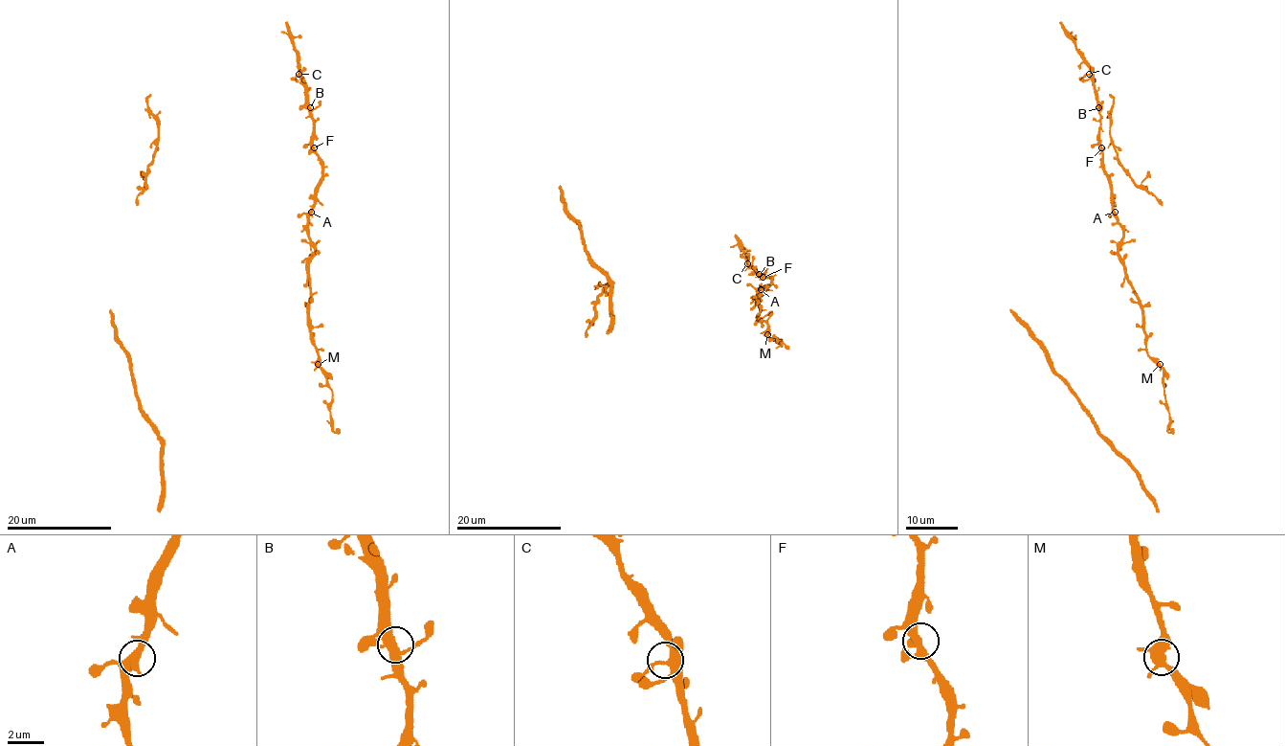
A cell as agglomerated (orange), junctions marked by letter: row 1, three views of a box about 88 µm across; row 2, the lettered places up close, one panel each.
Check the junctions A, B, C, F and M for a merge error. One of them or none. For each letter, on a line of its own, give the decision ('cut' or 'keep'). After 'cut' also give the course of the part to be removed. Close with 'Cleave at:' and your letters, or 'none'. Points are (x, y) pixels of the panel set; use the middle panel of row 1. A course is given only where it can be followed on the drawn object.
A: keep
B: keep
C: keep
F: keep
M: keep
Cleave at: none

